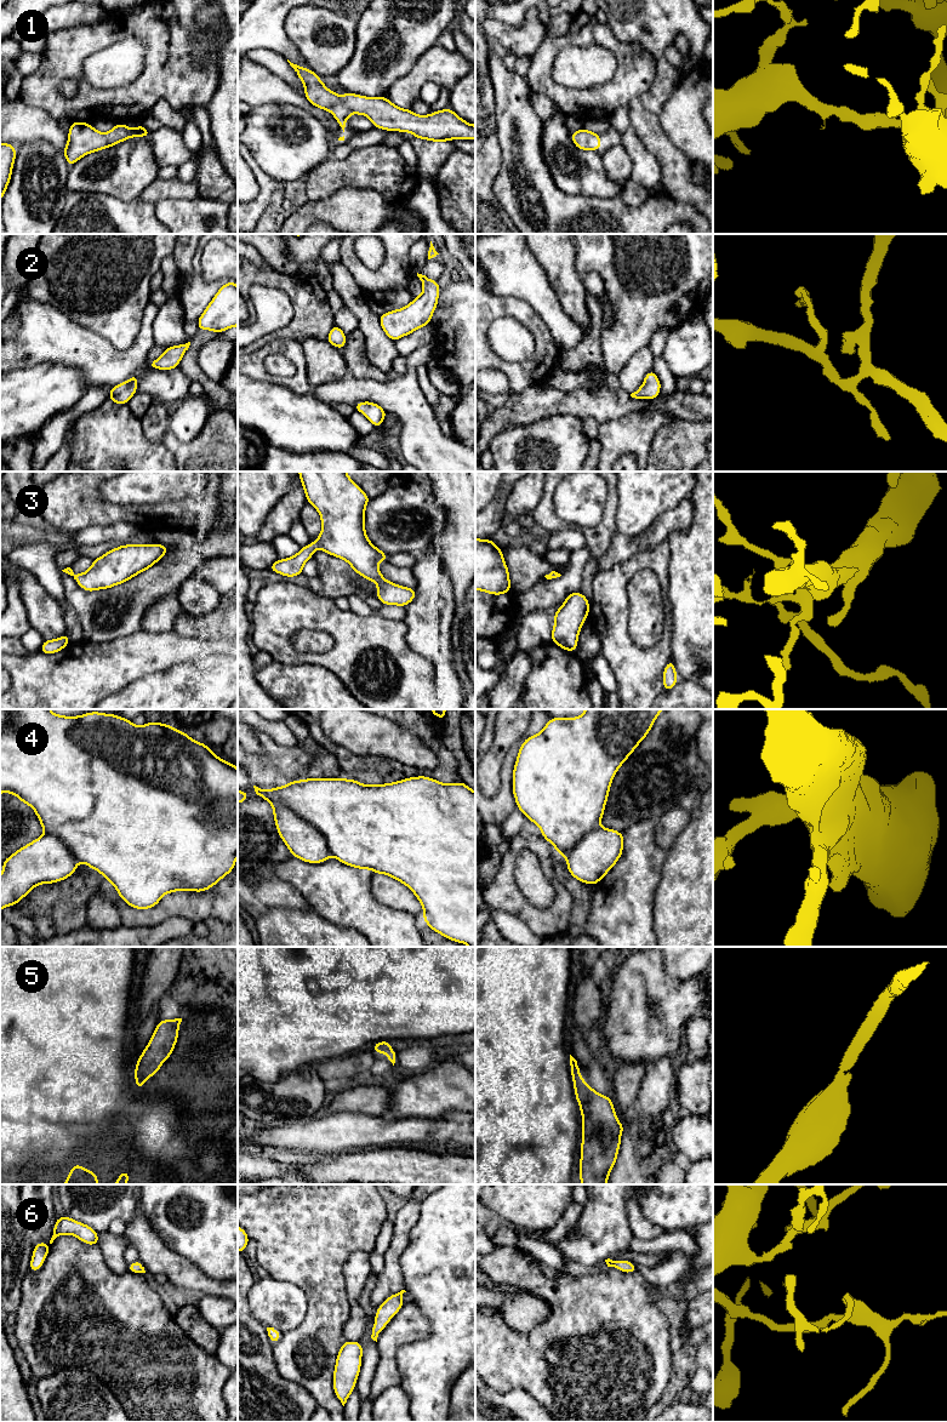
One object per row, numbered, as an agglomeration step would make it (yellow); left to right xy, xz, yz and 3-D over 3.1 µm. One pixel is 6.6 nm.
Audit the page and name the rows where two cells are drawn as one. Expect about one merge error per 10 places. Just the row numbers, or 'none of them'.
none of them

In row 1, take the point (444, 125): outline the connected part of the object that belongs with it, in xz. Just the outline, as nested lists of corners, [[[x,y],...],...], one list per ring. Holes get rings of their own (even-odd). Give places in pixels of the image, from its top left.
[[[287,62],[304,85],[304,97],[310,104],[329,110],[344,132],[352,113],[367,116],[373,127],[386,131],[410,132],[416,138],[432,142],[475,139],[475,125],[468,124],[452,109],[416,115],[411,109],[394,105],[388,97],[365,97],[346,92],[343,96],[330,91],[316,73]]]

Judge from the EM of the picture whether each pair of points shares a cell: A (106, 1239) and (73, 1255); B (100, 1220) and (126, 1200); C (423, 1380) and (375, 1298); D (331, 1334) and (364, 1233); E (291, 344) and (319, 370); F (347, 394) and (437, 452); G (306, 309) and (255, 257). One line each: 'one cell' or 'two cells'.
A: two cells
B: one cell
C: two cells
D: one cell
E: two cells
F: one cell
G: two cells

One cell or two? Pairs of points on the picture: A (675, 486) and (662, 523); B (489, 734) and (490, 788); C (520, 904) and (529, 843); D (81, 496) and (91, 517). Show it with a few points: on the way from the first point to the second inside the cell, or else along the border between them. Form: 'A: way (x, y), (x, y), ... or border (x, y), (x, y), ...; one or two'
A: border (689, 496), (675, 507), (663, 512), (646, 530); two
B: border (495, 721), (495, 736), (488, 749); two
C: way (507, 887), (507, 864), (512, 852); one
D: way (81, 501), (81, 506), (87, 512); one

